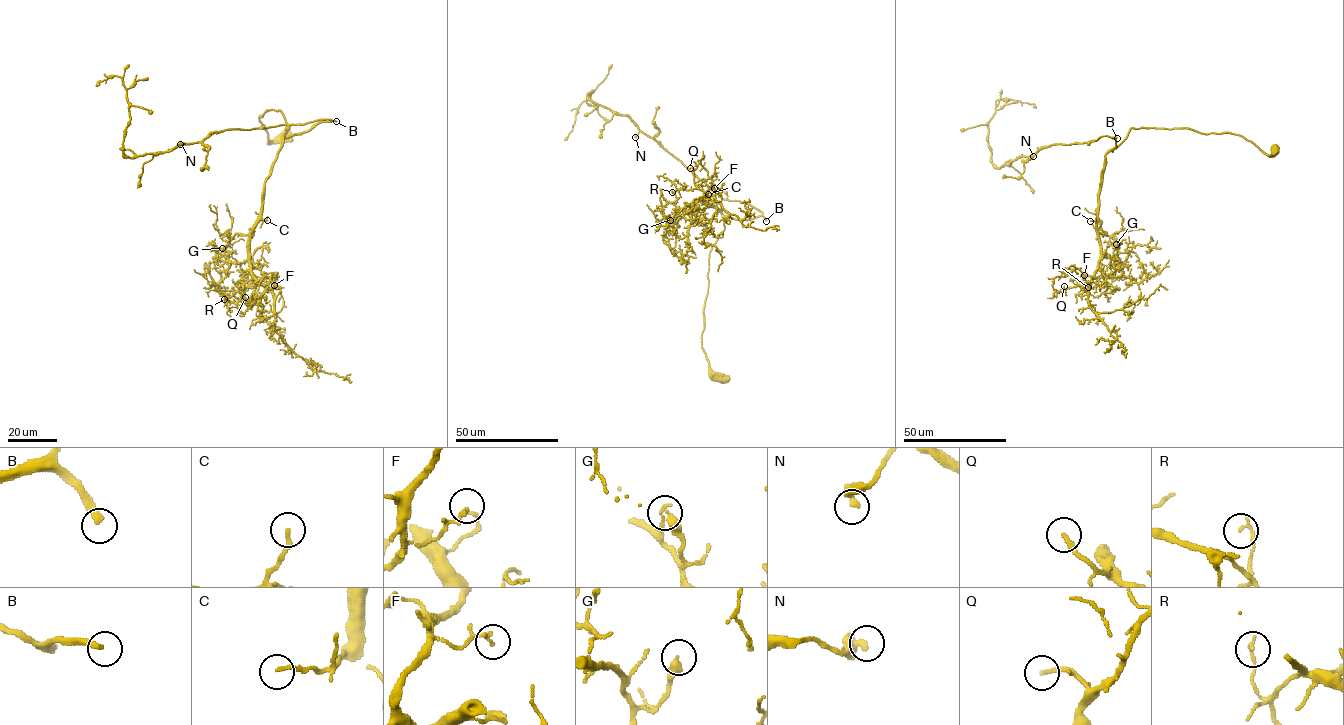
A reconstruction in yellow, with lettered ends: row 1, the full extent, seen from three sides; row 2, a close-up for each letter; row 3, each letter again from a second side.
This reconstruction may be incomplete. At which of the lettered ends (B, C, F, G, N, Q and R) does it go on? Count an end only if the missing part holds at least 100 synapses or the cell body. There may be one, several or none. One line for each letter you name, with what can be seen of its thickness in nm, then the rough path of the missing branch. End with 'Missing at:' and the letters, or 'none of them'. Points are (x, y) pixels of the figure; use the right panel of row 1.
B: Thickness 280 nm. Course of what is missing: (1117, 138), (1112, 99), (1106, 122), (1005, 146), (982, 144), (971, 106), (956, 103)
Missing at: B

